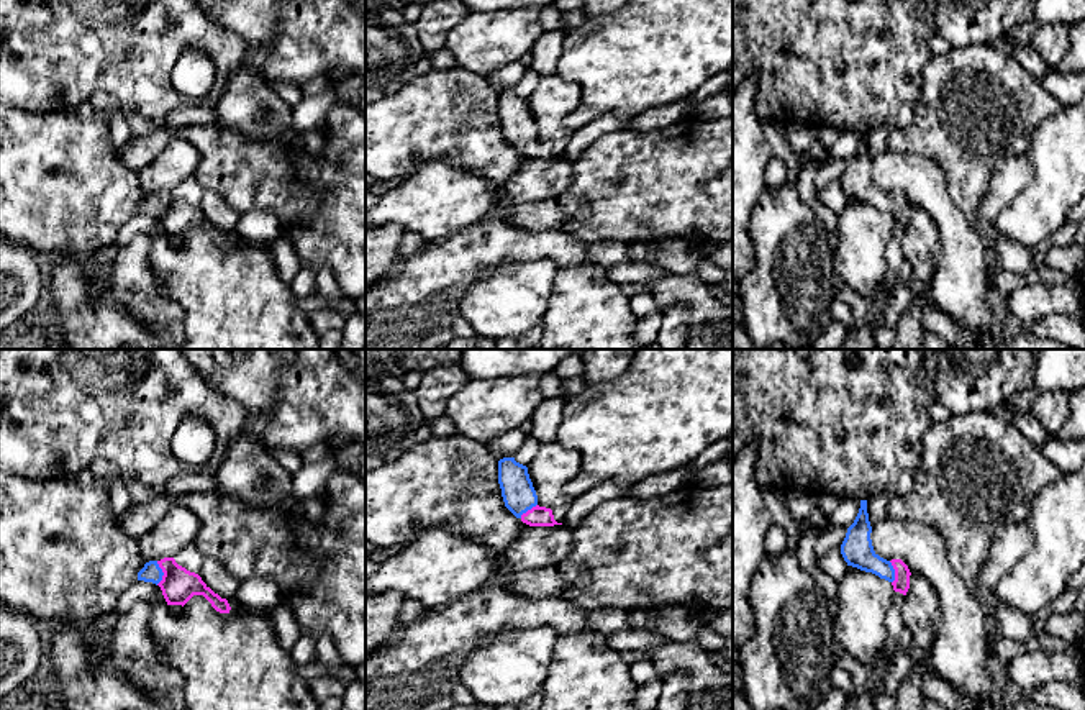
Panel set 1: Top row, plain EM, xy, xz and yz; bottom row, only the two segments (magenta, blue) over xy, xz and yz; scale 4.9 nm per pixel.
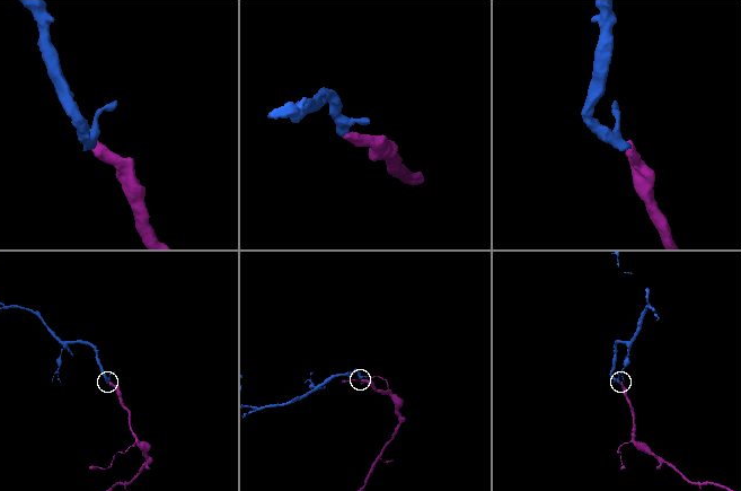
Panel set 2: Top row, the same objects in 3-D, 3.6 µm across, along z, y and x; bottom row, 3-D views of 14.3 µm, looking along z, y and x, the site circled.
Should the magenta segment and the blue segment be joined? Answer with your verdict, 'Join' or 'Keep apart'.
Join

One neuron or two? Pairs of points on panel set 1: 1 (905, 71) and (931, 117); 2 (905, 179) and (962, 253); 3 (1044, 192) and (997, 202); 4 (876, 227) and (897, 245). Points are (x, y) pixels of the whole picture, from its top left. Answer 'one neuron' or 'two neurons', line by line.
1: two neurons
2: one neuron
3: two neurons
4: two neurons

